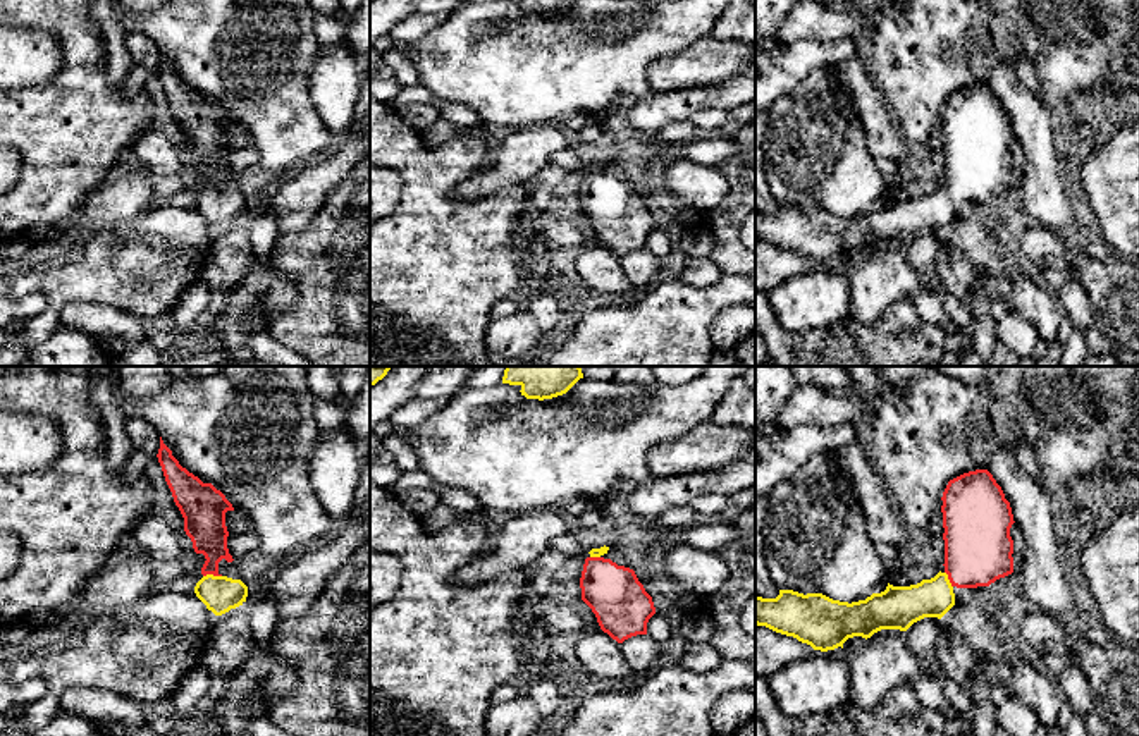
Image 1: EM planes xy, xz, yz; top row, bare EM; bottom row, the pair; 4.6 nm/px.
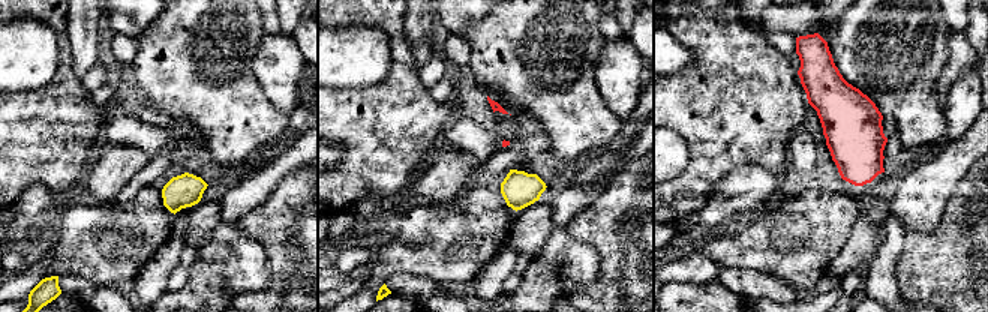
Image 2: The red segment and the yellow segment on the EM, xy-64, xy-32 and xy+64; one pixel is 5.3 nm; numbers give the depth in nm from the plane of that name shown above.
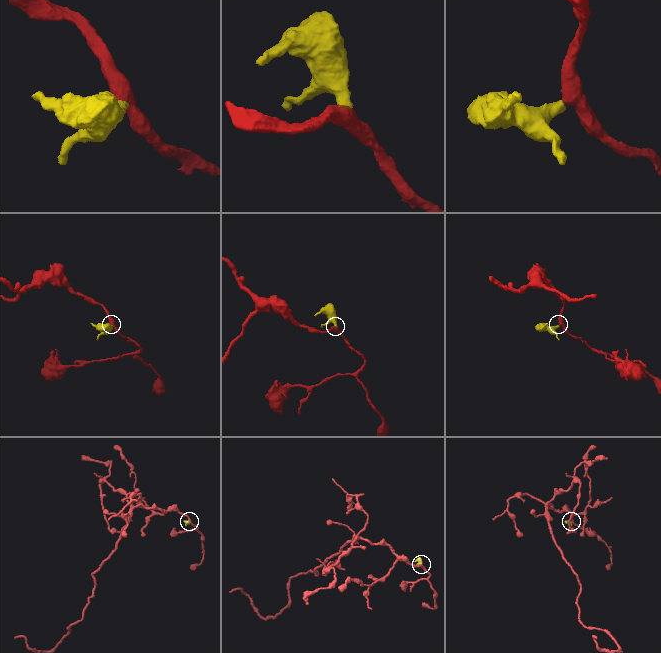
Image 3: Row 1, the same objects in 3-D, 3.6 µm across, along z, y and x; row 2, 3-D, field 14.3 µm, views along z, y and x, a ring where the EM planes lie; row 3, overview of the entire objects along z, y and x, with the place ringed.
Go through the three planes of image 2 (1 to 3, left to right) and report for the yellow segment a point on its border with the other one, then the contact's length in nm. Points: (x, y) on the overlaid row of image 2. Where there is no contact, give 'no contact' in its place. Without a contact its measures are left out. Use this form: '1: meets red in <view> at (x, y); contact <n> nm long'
1: no contact
2: no contact
3: no contact

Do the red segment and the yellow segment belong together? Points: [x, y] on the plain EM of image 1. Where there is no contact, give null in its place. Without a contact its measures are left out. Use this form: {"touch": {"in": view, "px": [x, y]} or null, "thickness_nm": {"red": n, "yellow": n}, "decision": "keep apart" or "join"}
{"touch": {"in": "xy", "px": [212, 188]}, "thickness_nm": {"red": 190, "yellow": 170}, "decision": "join"}

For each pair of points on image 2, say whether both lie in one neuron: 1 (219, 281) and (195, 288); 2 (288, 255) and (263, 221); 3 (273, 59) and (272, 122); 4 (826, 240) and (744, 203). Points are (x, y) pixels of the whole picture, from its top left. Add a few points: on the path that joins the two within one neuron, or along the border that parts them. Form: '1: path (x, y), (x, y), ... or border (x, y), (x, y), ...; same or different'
1: path (213, 284), (209, 288), (201, 288); same
2: path (288, 246), (272, 230); same
3: border (252, 72), (263, 93), (288, 114); different
4: border (769, 201), (751, 216); different

